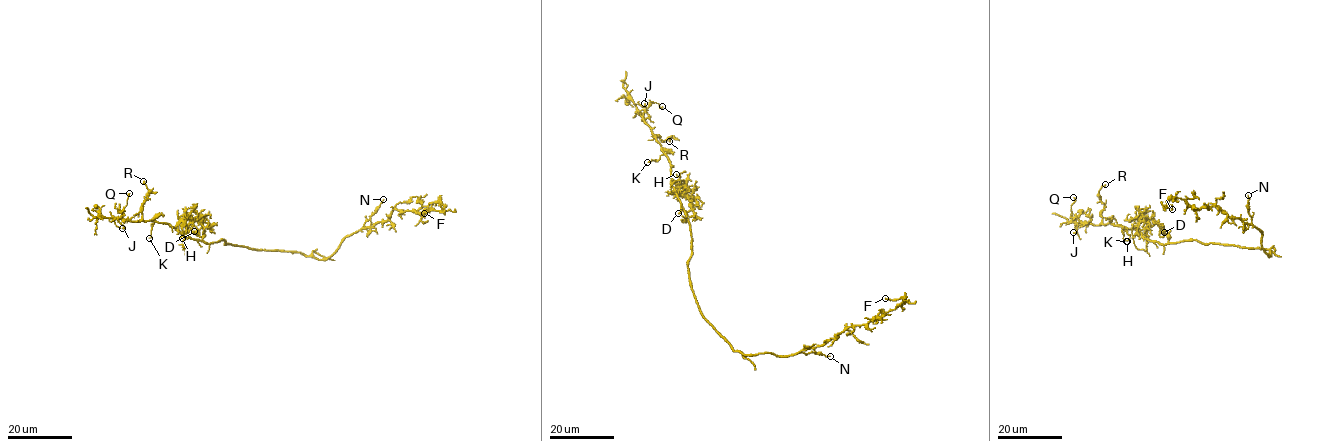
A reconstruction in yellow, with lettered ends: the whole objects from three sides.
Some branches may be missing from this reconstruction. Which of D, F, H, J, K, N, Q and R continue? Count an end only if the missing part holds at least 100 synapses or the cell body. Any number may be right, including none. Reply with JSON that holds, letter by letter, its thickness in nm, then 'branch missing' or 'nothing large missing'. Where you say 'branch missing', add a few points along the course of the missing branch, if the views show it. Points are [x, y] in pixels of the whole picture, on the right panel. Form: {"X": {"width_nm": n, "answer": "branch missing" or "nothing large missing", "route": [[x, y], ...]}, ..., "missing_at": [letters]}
{"D": {"width_nm": 120, "answer": "nothing large missing"}, "F": {"width_nm": 150, "answer": "nothing large missing"}, "H": {"width_nm": 110, "answer": "nothing large missing"}, "J": {"width_nm": 100, "answer": "nothing large missing"}, "K": {"width_nm": 120, "answer": "nothing large missing"}, "N": {"width_nm": 100, "answer": "nothing large missing"}, "Q": {"width_nm": 140, "answer": "nothing large missing"}, "R": {"width_nm": 140, "answer": "nothing large missing"}, "missing_at": []}

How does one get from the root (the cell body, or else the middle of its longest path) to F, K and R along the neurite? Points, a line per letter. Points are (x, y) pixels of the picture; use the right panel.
F: (1247, 248), (1268, 249), (1271, 256), (1260, 231), (1217, 206), (1195, 208), (1172, 198), (1172, 209)
K: (1247, 248), (1195, 240), (1159, 244), (1135, 230), (1114, 226), (1113, 218), (1124, 228), (1126, 241)
R: (1247, 248), (1195, 240), (1159, 244), (1144, 239), (1135, 230), (1103, 224), (1104, 205), (1098, 193), (1105, 184)

